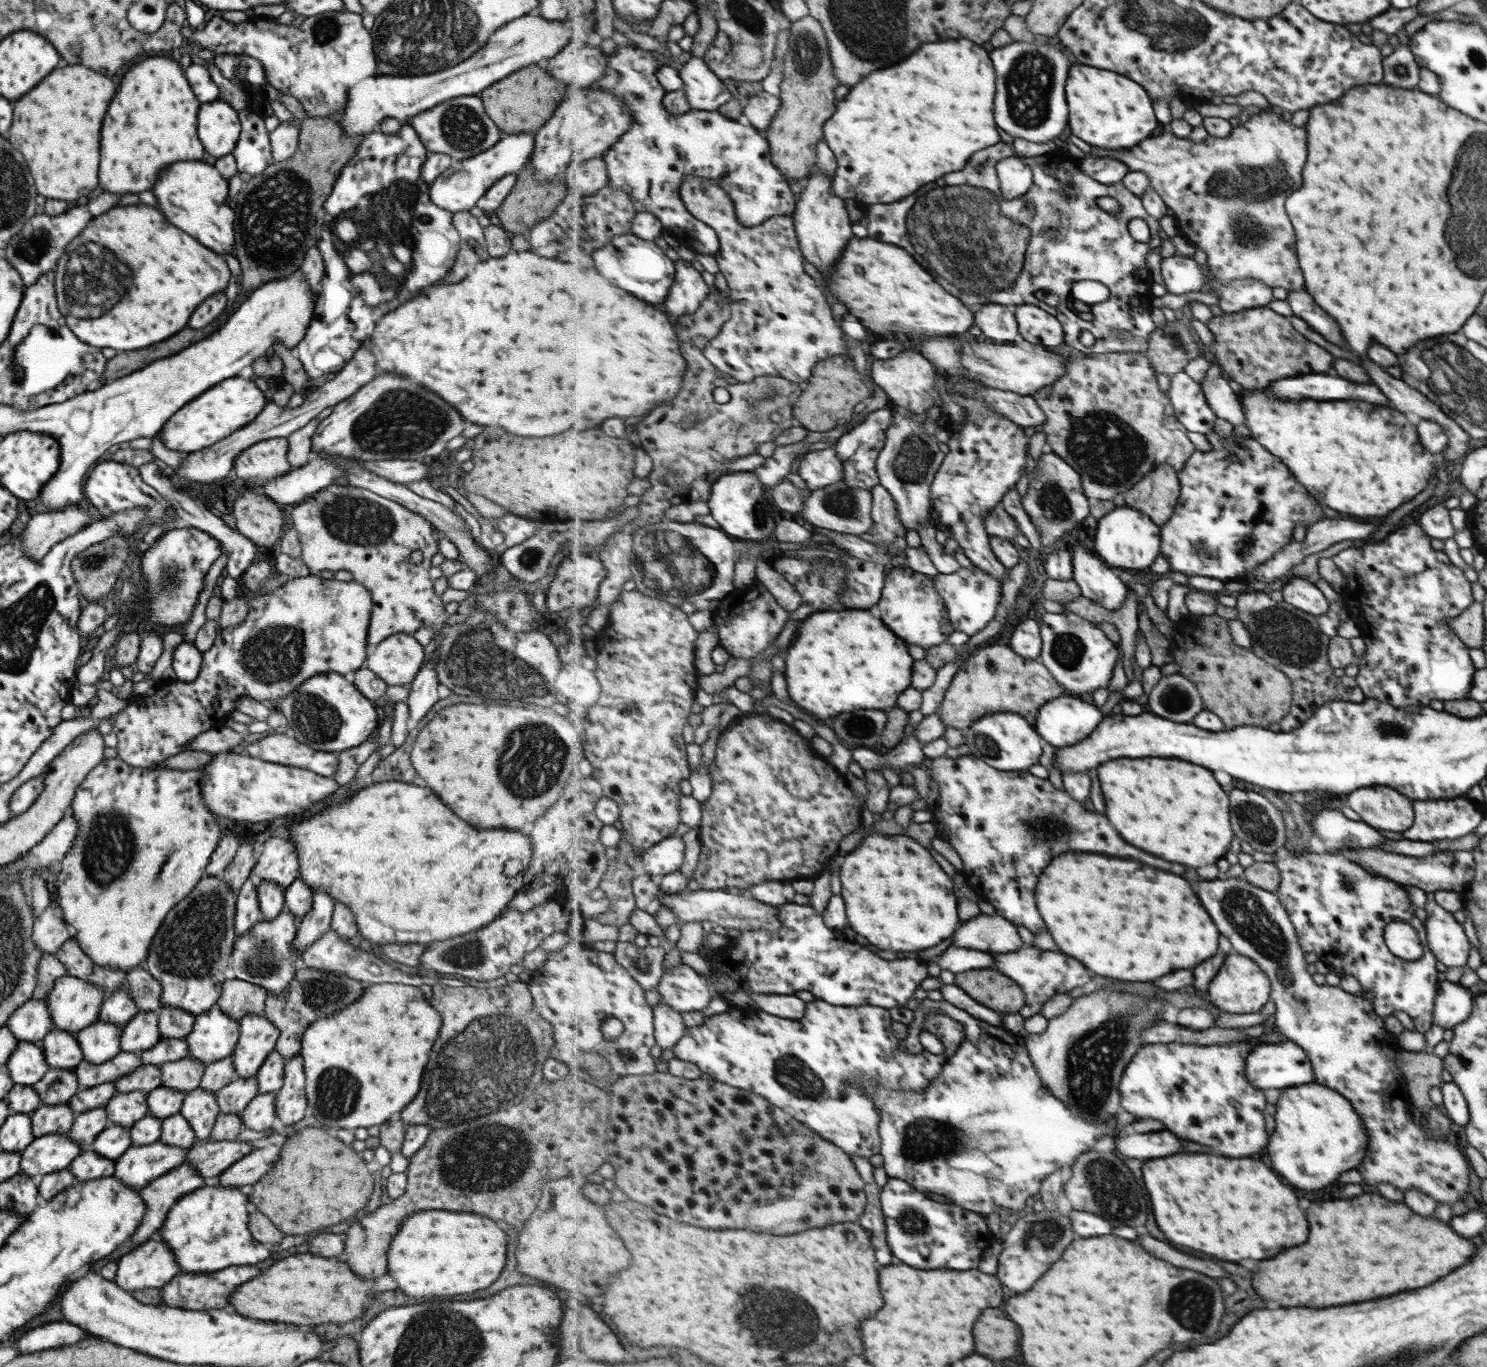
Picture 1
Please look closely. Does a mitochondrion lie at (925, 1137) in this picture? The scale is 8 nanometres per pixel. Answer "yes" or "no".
yes

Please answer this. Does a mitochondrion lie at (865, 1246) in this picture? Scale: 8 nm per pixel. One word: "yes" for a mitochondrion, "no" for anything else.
no

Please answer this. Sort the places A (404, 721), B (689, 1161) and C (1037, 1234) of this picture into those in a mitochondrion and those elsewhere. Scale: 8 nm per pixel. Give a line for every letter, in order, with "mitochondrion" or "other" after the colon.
A: other
B: other
C: mitochondrion

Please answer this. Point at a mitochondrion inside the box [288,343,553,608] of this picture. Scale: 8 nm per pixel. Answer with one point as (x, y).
(425, 421)

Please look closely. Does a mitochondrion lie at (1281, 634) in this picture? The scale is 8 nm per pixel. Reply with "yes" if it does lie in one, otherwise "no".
yes

